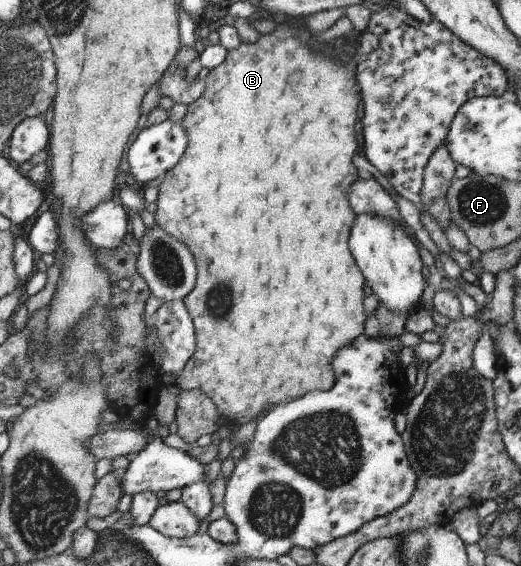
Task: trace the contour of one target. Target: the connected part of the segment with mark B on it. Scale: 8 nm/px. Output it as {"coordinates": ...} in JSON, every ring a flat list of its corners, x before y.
{"coordinates":[[278,25,271,33,262,34,255,44,242,43,239,48,228,51,228,55,226,56,224,62,222,62,220,66,212,69,210,74,208,74,208,77,205,79,204,82,206,84,206,89,202,94,202,97,187,106,186,115,181,121,181,128,186,132,188,140,186,151,180,158,180,161,174,167,172,167,171,170,168,170,162,177,163,180,162,184,159,186,158,201,156,202,158,210,156,210,155,219,158,226,162,228,162,232,170,234,172,238,180,240,180,244,188,246,188,250,192,252,192,256,194,256,194,260,196,260,197,282,194,289,183,299,189,316,193,321,196,349,192,358,188,360,188,363,186,366,184,366,184,369,176,377,174,384,178,387,178,389,180,389,181,392,198,390,207,398,210,398,211,402,215,405,215,410,218,412,218,415,222,419,223,423,234,424,236,426,244,425,252,421,256,421,256,423,258,423,261,420,260,414,262,414,264,410,272,408,272,406,278,406,278,404,290,402,290,400,300,398,300,396,304,396,306,392,312,392,312,390,330,390,330,388,334,385,336,376,336,370,334,370,333,366,331,365,334,354,336,354,336,352,341,350,344,346,350,344,354,338,365,335,367,314,366,310,364,310,364,287,366,283,364,276,362,276,362,272,360,272,356,262,354,261,354,256,352,256,350,246,348,245,350,230,352,230,352,224,354,224,354,220,356,220,357,215,356,212,352,210,350,202,348,202,348,192,346,192,346,190,348,190,348,188,359,178,357,175,357,168,355,168,352,162,352,158,355,156,356,150,358,149,358,140,356,140,356,122,360,121,358,118,358,107,361,106,359,94,360,90,357,86,357,80,355,78,355,67,357,66,358,62,367,59,367,57,378,48,379,37,376,34,366,31,364,34,362,34,362,42,360,42,359,46,357,45,356,54,354,55,352,62,346,64,338,61,337,59,331,59,331,57,327,57,326,55,312,52,312,50,299,41,299,38,295,36,289,25]]}

